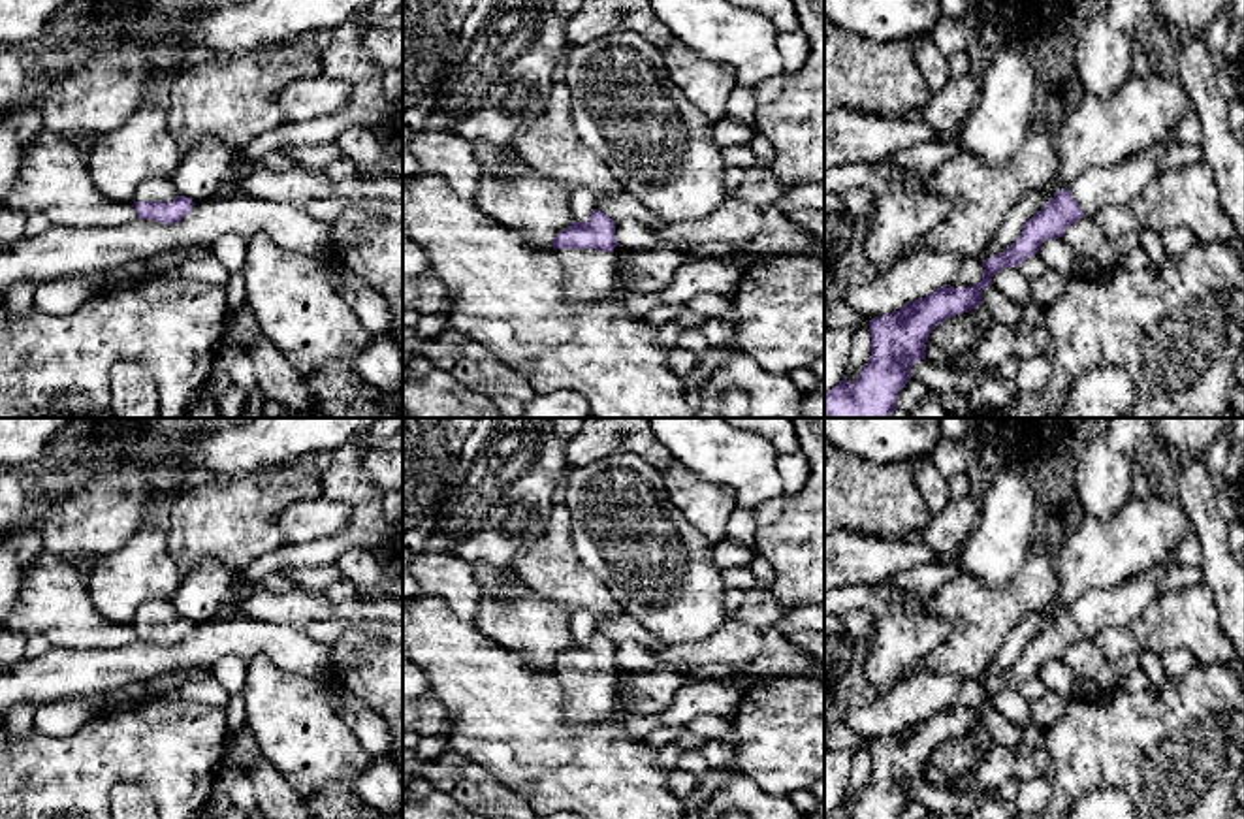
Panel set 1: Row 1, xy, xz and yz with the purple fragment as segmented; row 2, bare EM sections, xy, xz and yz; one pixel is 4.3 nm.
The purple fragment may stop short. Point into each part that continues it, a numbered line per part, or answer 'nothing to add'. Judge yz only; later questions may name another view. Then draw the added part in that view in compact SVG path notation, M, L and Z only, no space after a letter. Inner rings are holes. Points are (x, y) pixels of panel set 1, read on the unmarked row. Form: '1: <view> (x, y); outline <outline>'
1: yz (1096, 610); outline M1167 559L1108 589L1084 593L1067 612L1078 623L1084 638L1093 640L1105 629L1125 627L1142 616L1161 595L1161 578L1171 569Z

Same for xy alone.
1: xy (159, 610); outline M152 599L143 602L136 614L136 623L173 623L181 618L169 599Z

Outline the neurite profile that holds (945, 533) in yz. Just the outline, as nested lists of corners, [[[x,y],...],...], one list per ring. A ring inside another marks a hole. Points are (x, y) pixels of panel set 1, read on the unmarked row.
[[[969,493],[950,499],[941,512],[930,514],[922,542],[939,561],[950,561],[971,535],[979,514],[981,505]]]

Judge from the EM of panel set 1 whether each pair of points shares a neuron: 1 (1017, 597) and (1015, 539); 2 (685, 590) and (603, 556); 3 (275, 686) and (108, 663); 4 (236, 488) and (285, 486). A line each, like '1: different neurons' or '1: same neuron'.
1: different neurons
2: same neuron
3: different neurons
4: same neuron

